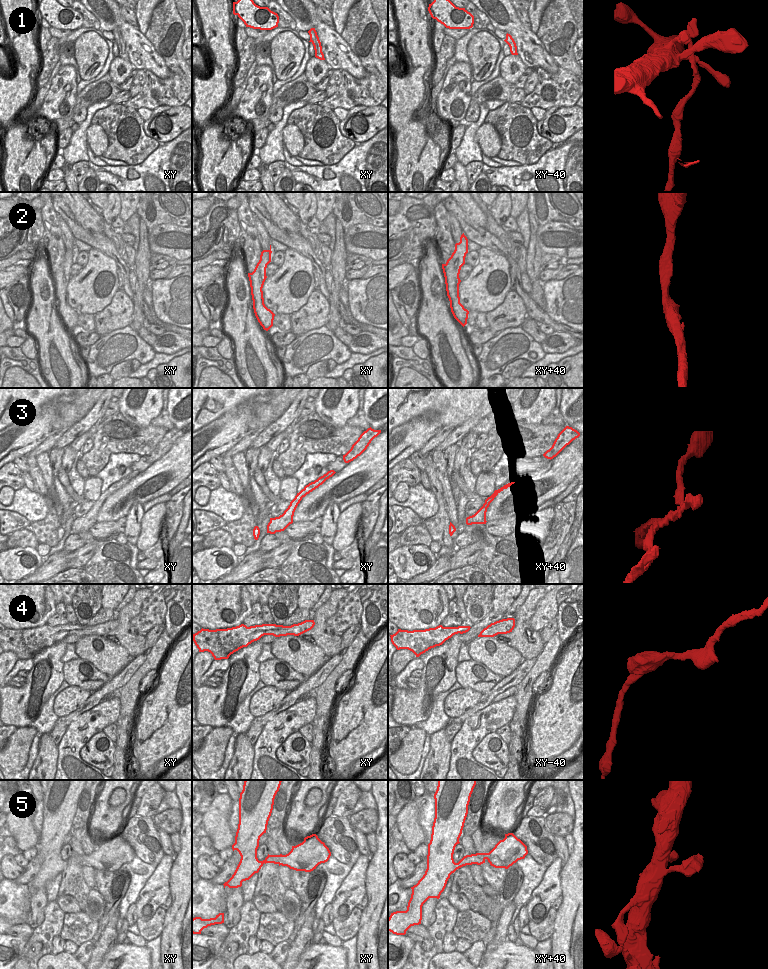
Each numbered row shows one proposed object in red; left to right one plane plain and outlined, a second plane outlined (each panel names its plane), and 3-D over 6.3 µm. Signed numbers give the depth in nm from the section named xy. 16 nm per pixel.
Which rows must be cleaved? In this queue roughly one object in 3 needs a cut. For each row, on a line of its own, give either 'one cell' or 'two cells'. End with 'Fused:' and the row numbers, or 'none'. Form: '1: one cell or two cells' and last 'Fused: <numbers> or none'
1: two cells
2: one cell
3: two cells
4: one cell
5: one cell
Fused: 1, 3

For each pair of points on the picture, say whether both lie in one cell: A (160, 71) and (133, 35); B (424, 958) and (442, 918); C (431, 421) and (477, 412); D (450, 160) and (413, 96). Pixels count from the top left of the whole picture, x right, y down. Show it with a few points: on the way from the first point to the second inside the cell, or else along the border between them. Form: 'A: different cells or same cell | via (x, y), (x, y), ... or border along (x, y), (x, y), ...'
A: same cell | via (152, 62), (138, 48), (137, 44)
B: same cell | via (434, 950), (438, 946), (439, 928)
C: different cells | border along (415, 417), (434, 411), (443, 426)
D: different cells | border along (445, 158), (441, 167)

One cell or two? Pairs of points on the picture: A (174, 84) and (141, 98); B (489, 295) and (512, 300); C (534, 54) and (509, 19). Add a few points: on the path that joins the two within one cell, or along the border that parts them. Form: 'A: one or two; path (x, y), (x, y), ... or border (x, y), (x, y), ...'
A: one; path (166, 89), (153, 89), (149, 93)
B: two; border (510, 290), (500, 304), (486, 313)
C: one; path (528, 45), (515, 28)

